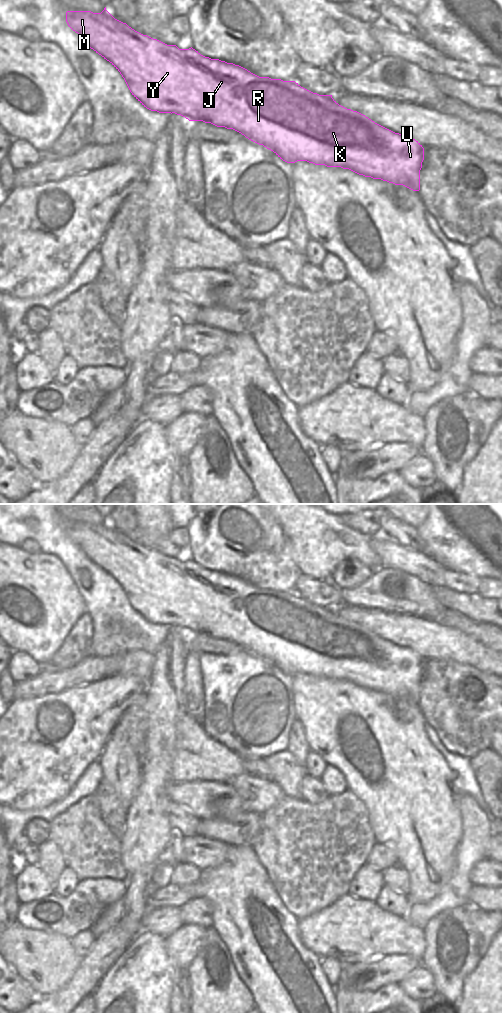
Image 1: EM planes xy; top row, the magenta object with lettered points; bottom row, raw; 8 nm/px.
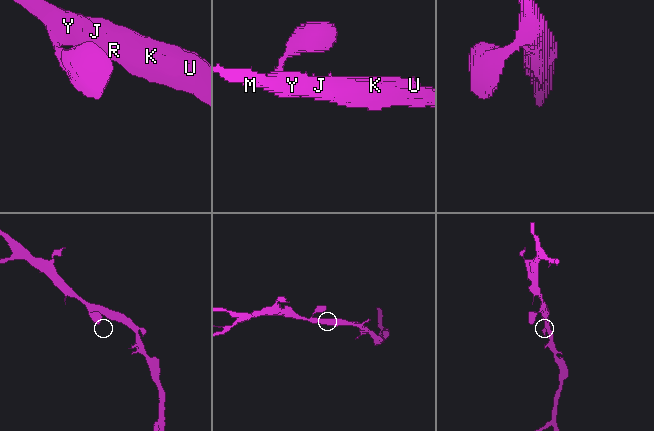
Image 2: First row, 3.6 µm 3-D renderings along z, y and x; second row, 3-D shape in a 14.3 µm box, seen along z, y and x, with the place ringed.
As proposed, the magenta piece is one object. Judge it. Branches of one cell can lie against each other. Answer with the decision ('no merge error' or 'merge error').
no merge error

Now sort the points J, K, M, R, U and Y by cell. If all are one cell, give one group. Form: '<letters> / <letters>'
J K M R U Y

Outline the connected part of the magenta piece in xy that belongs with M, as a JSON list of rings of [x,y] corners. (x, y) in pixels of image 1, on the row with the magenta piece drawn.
[[[106,7],[101,13],[67,11],[66,22],[91,49],[120,72],[132,95],[151,111],[175,113],[189,121],[203,121],[233,129],[273,151],[287,163],[307,161],[315,165],[341,167],[365,177],[403,185],[413,191],[420,190],[420,170],[424,160],[422,145],[407,135],[395,133],[365,115],[339,105],[332,95],[313,93],[295,81],[259,77],[239,65],[205,57],[192,47],[179,49],[176,45],[167,45],[115,19]]]

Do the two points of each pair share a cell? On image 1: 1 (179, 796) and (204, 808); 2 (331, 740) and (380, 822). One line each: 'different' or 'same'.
1: same
2: same

